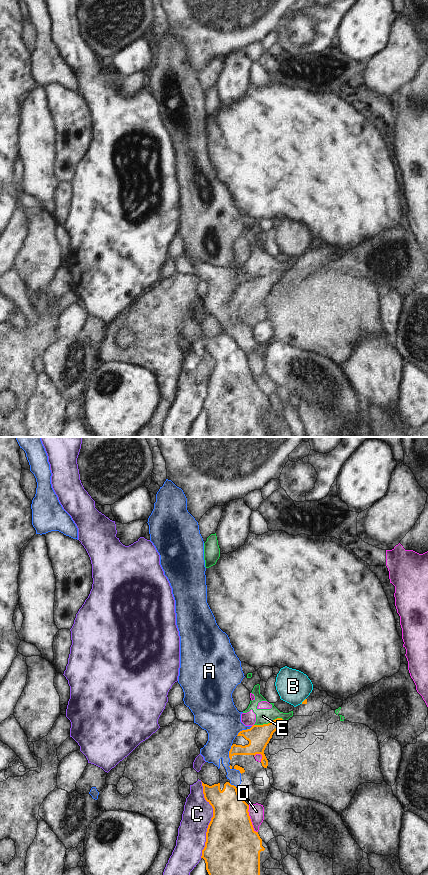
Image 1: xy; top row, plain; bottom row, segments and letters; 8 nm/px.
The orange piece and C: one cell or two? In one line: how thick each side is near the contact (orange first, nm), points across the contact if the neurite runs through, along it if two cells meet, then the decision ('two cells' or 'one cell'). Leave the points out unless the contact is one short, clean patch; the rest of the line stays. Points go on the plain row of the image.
calibres 420 and 240 nm; two cells

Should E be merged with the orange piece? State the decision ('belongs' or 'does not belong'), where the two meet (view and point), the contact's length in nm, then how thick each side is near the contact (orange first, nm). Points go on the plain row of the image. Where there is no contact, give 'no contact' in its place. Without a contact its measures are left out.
does not belong | xy (268, 275) | 240 nm | 180/130 nm

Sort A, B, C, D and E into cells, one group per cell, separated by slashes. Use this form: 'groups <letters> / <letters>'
groups A / B / C / D E

